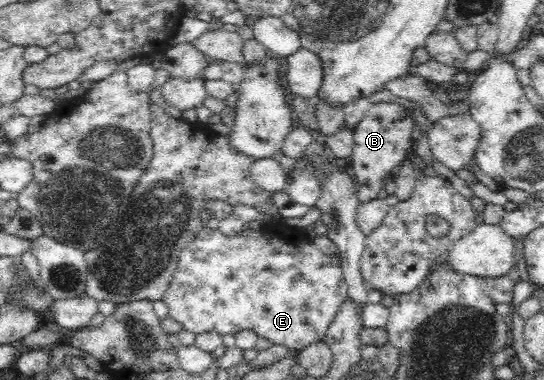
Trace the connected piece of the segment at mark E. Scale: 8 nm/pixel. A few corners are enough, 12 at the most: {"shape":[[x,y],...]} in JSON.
{"shape":[[273,220],[204,228],[164,296],[195,335],[298,352],[349,298],[339,256]]}

